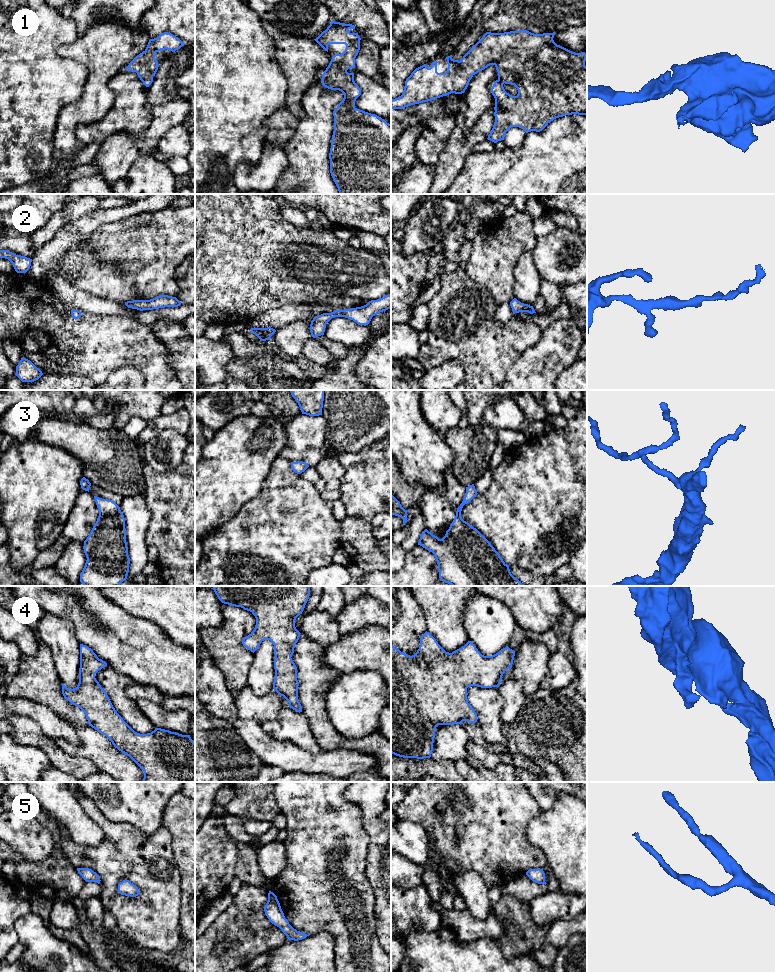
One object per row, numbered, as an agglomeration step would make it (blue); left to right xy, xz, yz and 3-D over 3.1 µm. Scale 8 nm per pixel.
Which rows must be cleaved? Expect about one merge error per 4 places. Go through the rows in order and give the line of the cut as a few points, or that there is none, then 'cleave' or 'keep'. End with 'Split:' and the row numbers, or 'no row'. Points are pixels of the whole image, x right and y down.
1: no cut; keep
2: no cut; keep
3: no cut; keep
4: no cut; keep
5: no cut; keep
Split: no row

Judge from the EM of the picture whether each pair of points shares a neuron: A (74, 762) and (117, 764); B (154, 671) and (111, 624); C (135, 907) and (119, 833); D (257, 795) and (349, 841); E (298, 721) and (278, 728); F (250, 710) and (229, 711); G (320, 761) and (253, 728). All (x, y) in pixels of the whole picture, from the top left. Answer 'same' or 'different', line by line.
A: different
B: same
C: same
D: different
E: same
F: different
G: same

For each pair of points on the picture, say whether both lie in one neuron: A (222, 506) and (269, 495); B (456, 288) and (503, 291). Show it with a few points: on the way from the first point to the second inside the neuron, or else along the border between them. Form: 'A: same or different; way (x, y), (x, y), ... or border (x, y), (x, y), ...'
A: different; border (266, 479), (261, 491), (235, 514)
B: different; border (469, 276), (489, 291), (497, 305)

